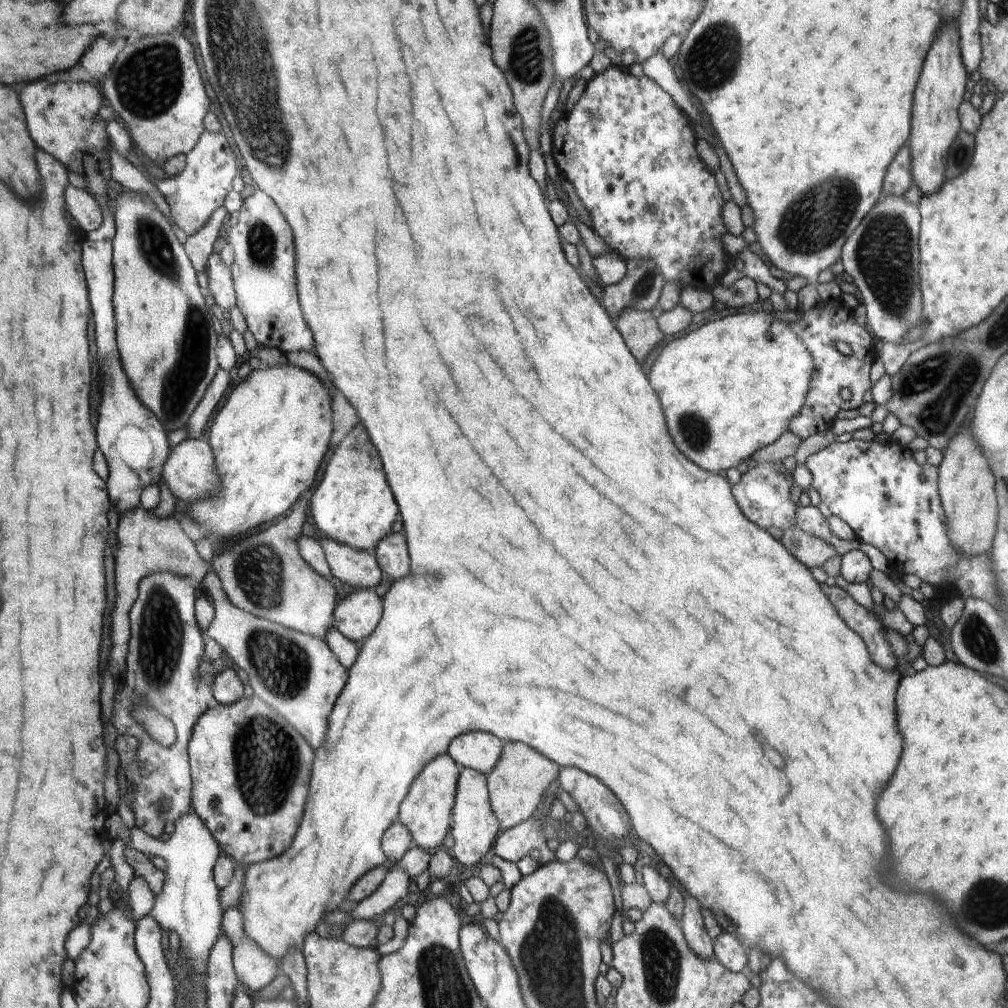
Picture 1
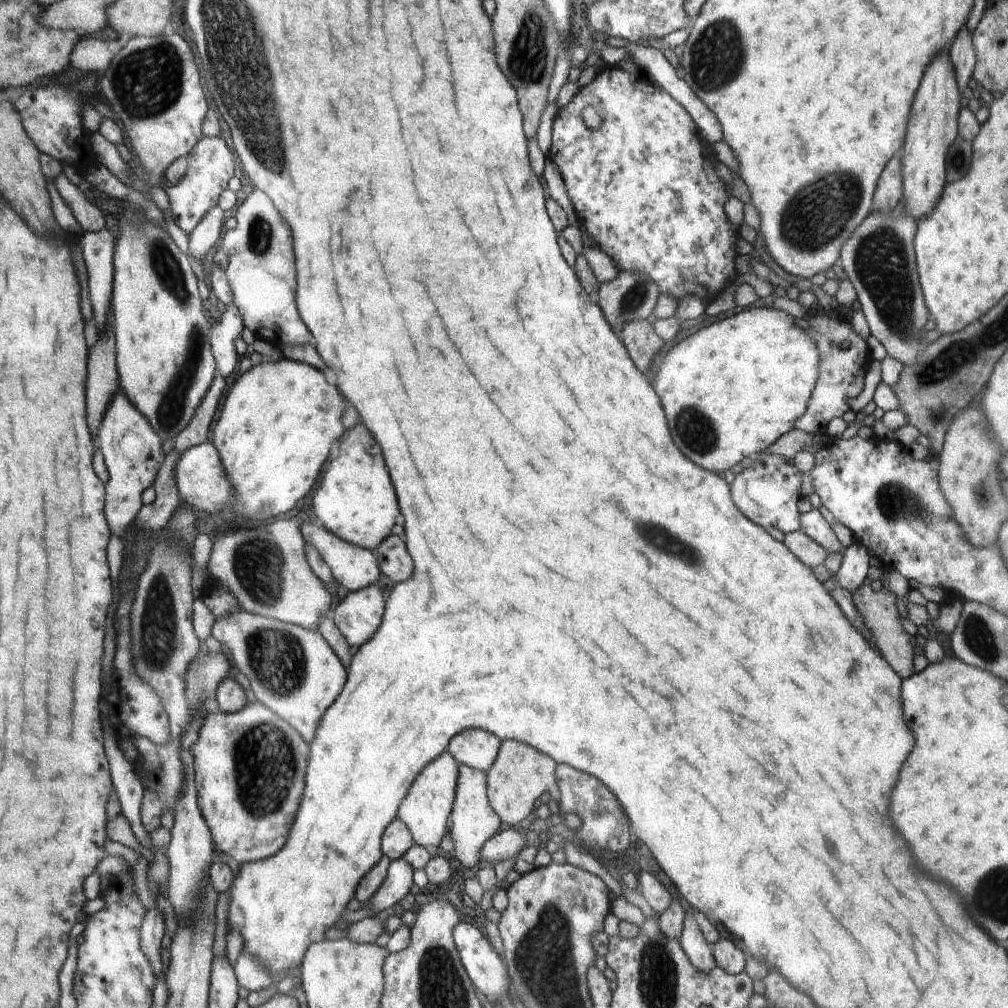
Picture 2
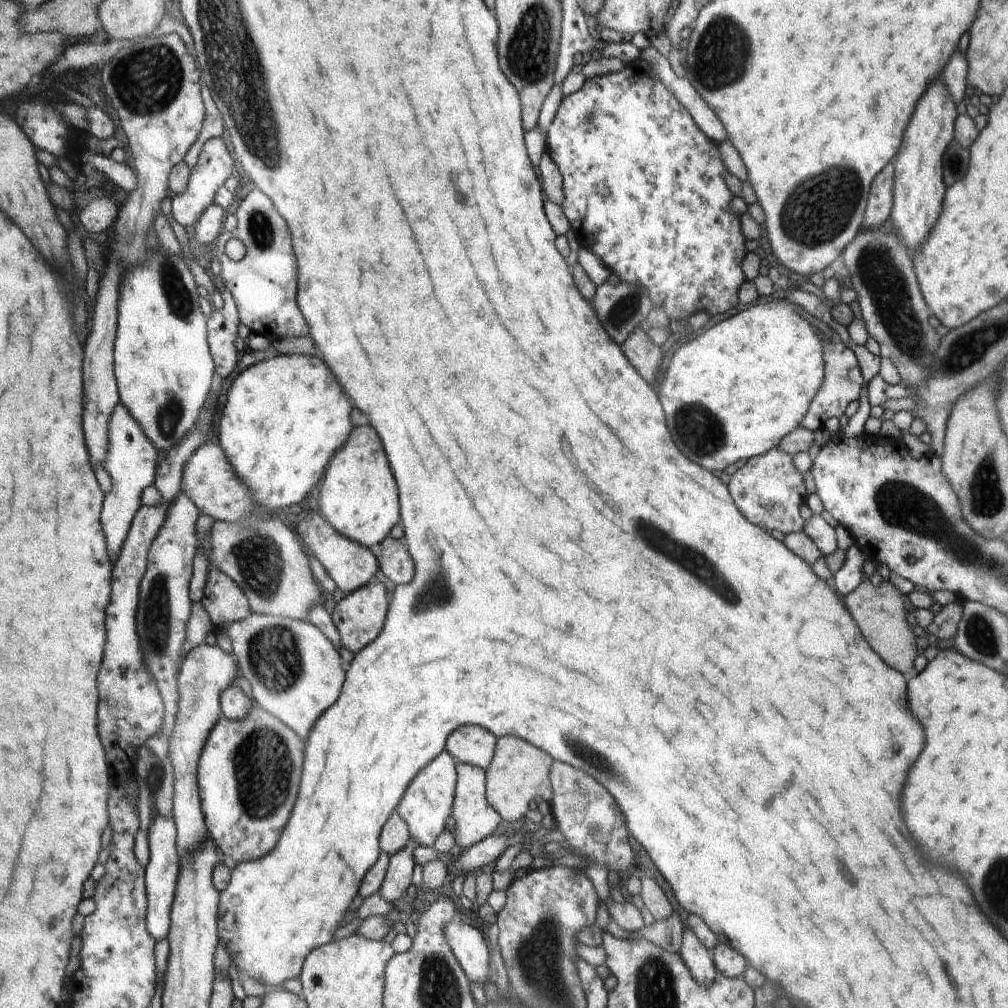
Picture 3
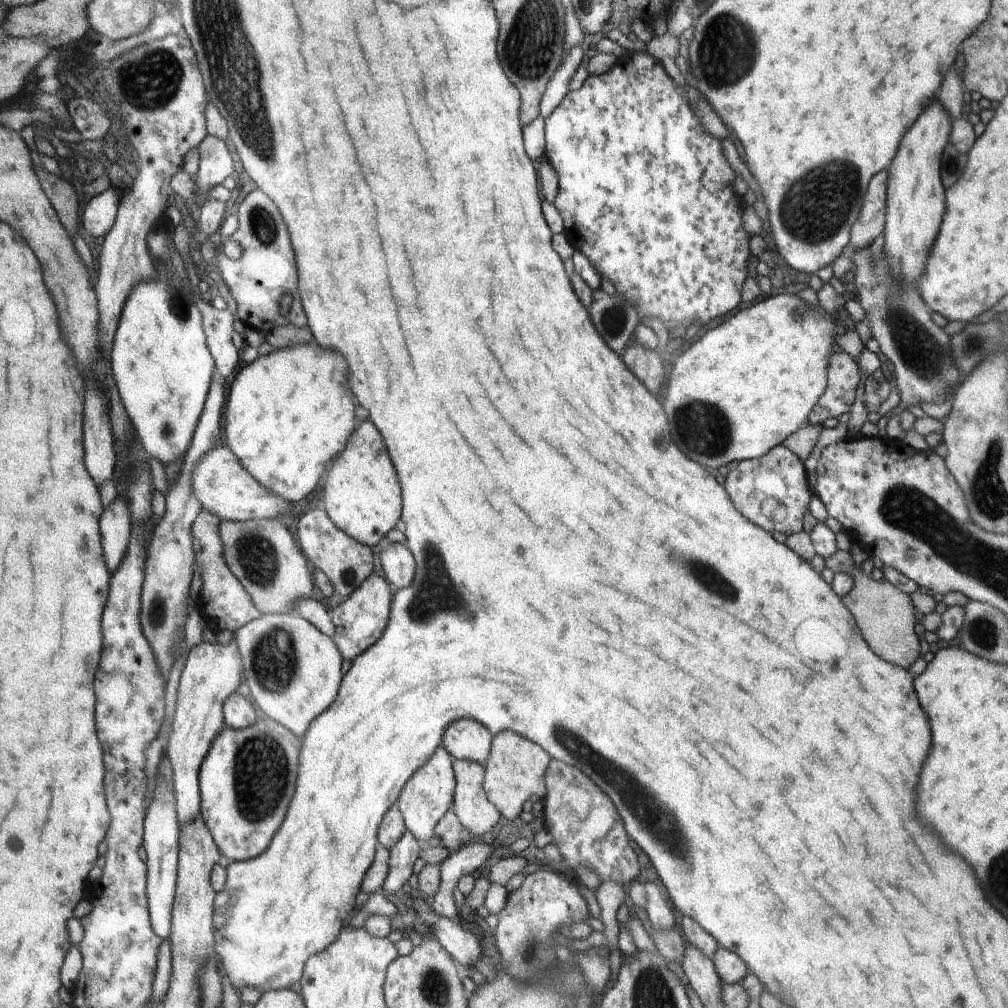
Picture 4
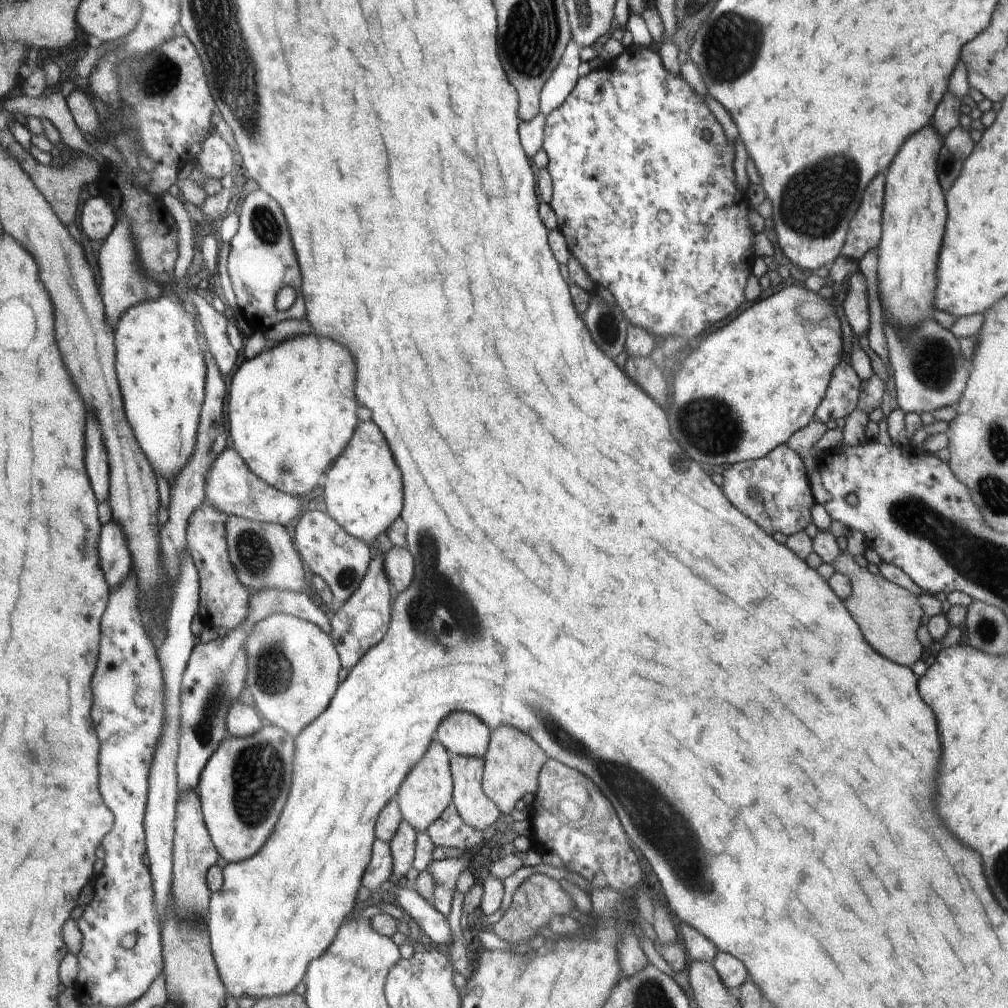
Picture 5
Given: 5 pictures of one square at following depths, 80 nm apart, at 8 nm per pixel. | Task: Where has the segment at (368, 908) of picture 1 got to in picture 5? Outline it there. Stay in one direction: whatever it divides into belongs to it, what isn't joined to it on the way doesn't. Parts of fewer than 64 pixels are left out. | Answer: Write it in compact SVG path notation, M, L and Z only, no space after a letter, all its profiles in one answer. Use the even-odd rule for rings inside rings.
M403 817L390 843L394 857L395 878L392 879L394 883L399 881L402 875L406 876L406 873L412 867L416 833L417 830Z

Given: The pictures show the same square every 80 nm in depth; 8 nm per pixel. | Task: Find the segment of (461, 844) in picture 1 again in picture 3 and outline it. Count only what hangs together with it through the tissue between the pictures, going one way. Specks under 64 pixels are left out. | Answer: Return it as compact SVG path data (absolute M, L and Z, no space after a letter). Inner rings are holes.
M458 763L458 782L457 798L454 801L452 817L455 818L455 830L452 832L456 845L461 850L470 845L478 844L484 837L492 835L496 826L500 824L503 818L494 810L491 804L488 804L485 795L486 775L485 770L472 766L468 763Z

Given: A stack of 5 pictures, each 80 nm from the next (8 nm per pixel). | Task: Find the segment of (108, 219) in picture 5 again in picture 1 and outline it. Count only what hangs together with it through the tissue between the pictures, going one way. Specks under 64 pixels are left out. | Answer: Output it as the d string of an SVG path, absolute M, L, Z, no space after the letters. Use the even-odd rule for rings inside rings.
M69 184L65 195L68 211L76 216L86 233L97 231L105 224L101 203L88 190Z

